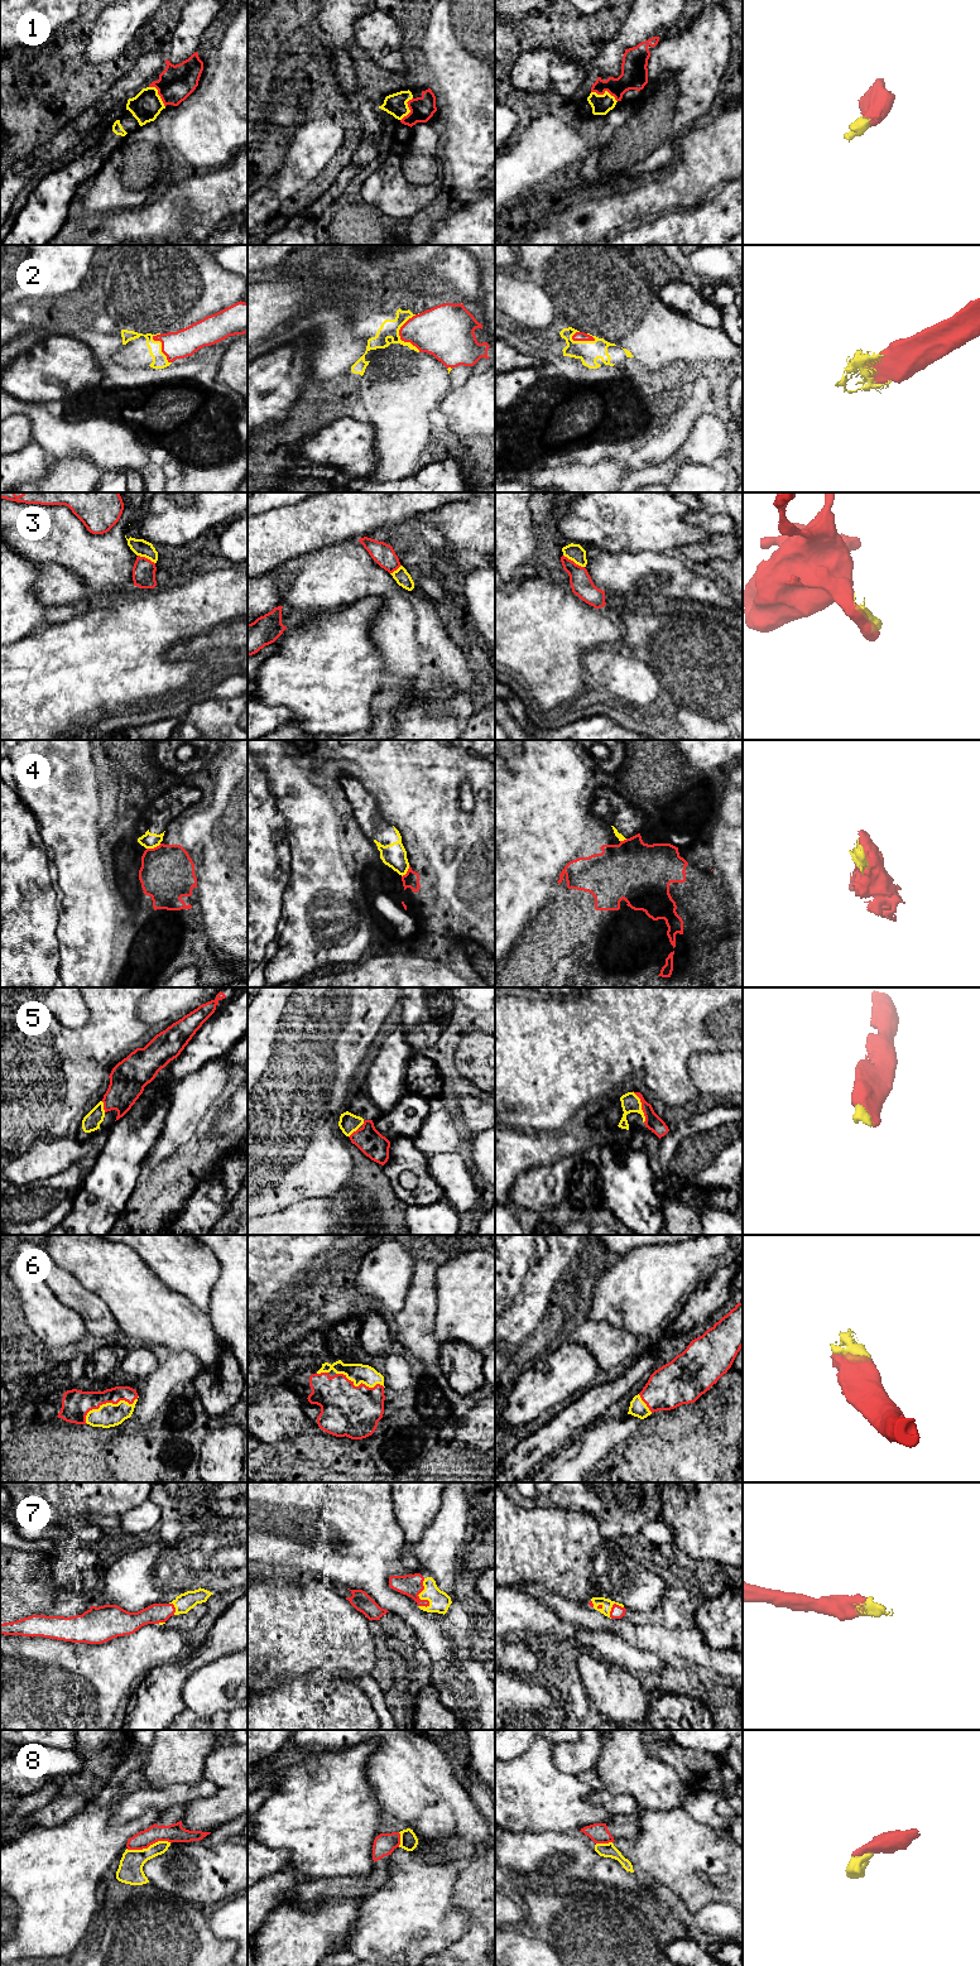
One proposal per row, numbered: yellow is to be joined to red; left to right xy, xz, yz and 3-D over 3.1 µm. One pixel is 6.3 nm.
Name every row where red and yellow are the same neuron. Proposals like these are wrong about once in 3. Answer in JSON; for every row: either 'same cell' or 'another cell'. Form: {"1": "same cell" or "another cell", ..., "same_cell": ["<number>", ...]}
{"1": "same cell", "2": "same cell", "3": "another cell", "4": "another cell", "5": "same cell", "6": "same cell", "7": "same cell", "8": "another cell", "same_cell": ["1", "2", "5", "6", "7"]}

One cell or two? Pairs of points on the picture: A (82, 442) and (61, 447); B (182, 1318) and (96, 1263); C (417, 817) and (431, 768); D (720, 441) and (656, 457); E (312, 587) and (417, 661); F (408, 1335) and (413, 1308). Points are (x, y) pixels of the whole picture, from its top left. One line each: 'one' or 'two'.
A: one
B: one
C: one
D: two
E: one
F: one

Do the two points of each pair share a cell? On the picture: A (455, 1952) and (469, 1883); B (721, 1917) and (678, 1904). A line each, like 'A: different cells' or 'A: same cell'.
A: same cell
B: same cell

